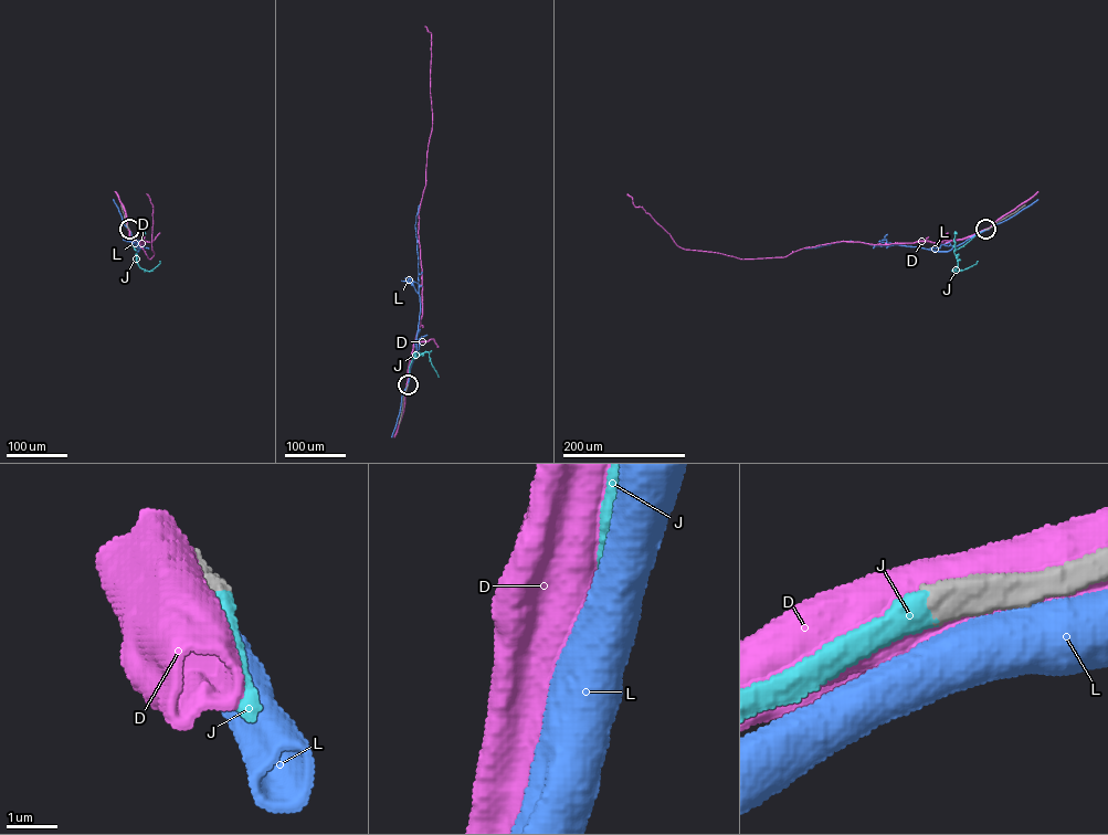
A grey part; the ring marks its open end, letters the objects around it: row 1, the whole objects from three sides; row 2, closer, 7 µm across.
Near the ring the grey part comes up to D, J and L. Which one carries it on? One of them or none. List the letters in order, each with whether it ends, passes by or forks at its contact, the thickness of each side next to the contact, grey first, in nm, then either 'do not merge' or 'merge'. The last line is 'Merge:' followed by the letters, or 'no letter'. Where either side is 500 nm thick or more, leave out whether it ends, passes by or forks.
D: 440/750 nm | do not merge
J: 500/480 nm | merge
L: 440/750 nm | do not merge
Merge: J

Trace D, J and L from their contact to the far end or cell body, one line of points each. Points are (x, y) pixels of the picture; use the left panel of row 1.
D: (129, 229), (135, 242), (144, 242), (139, 242), (140, 246), (150, 259), (154, 253), (152, 207), (146, 193)
J: (129, 229), (138, 265), (149, 271), (160, 261)
L: (129, 230), (138, 251), (141, 246), (138, 241), (140, 249)

